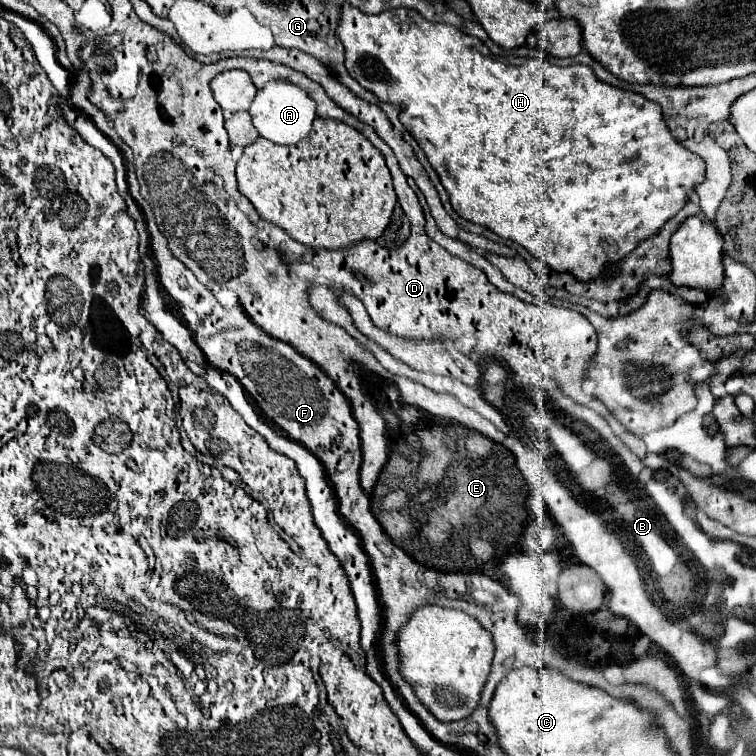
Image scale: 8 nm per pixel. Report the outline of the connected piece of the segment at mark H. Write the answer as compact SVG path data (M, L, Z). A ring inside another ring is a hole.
M345 2L339 12L337 36L345 46L345 68L349 70L351 78L357 80L363 88L371 90L377 98L381 98L381 102L391 102L401 108L399 112L401 124L413 134L413 138L425 152L429 164L439 174L441 184L449 192L455 212L465 220L487 226L489 230L493 230L503 238L515 240L531 254L535 254L541 262L545 262L551 270L569 272L583 282L597 278L605 268L605 264L619 262L641 240L655 234L671 216L675 216L687 200L687 190L703 182L705 178L705 162L697 154L683 148L671 136L661 116L661 106L657 102L651 102L641 94L633 94L597 80L597 76L589 66L571 64L561 68L539 58L495 56L481 40L463 34L459 28L451 24L429 22L417 10L409 10L409 8L391 8L381 14L363 14L359 8Z

